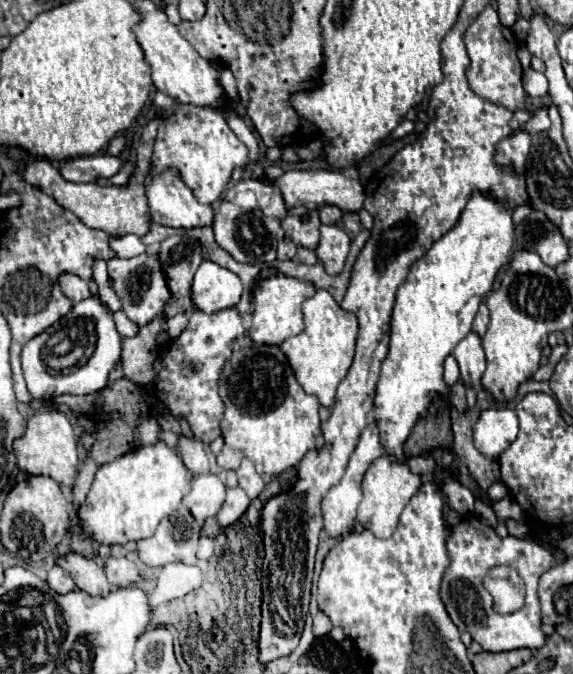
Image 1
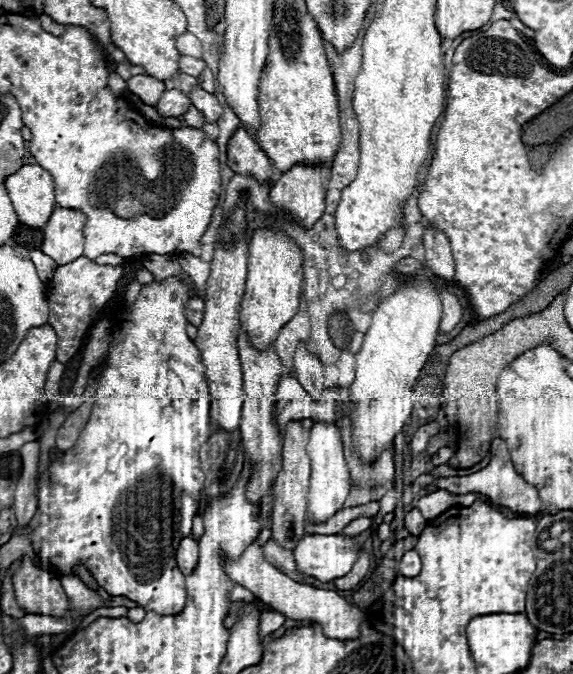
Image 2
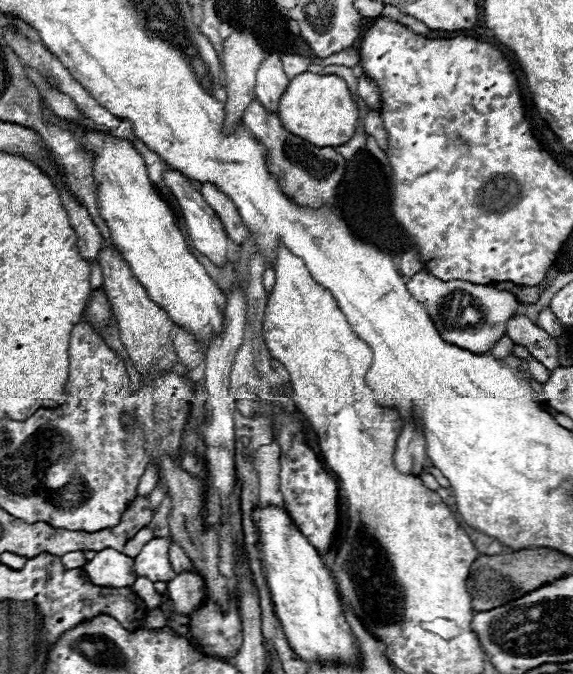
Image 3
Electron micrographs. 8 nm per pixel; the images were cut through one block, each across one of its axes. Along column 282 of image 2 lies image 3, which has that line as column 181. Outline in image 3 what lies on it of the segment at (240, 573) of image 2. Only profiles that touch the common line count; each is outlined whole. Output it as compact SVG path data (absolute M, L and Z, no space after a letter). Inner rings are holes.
M182 572L168 582L168 596L174 604L176 614L190 616L200 608L206 598L206 586L200 574Z

